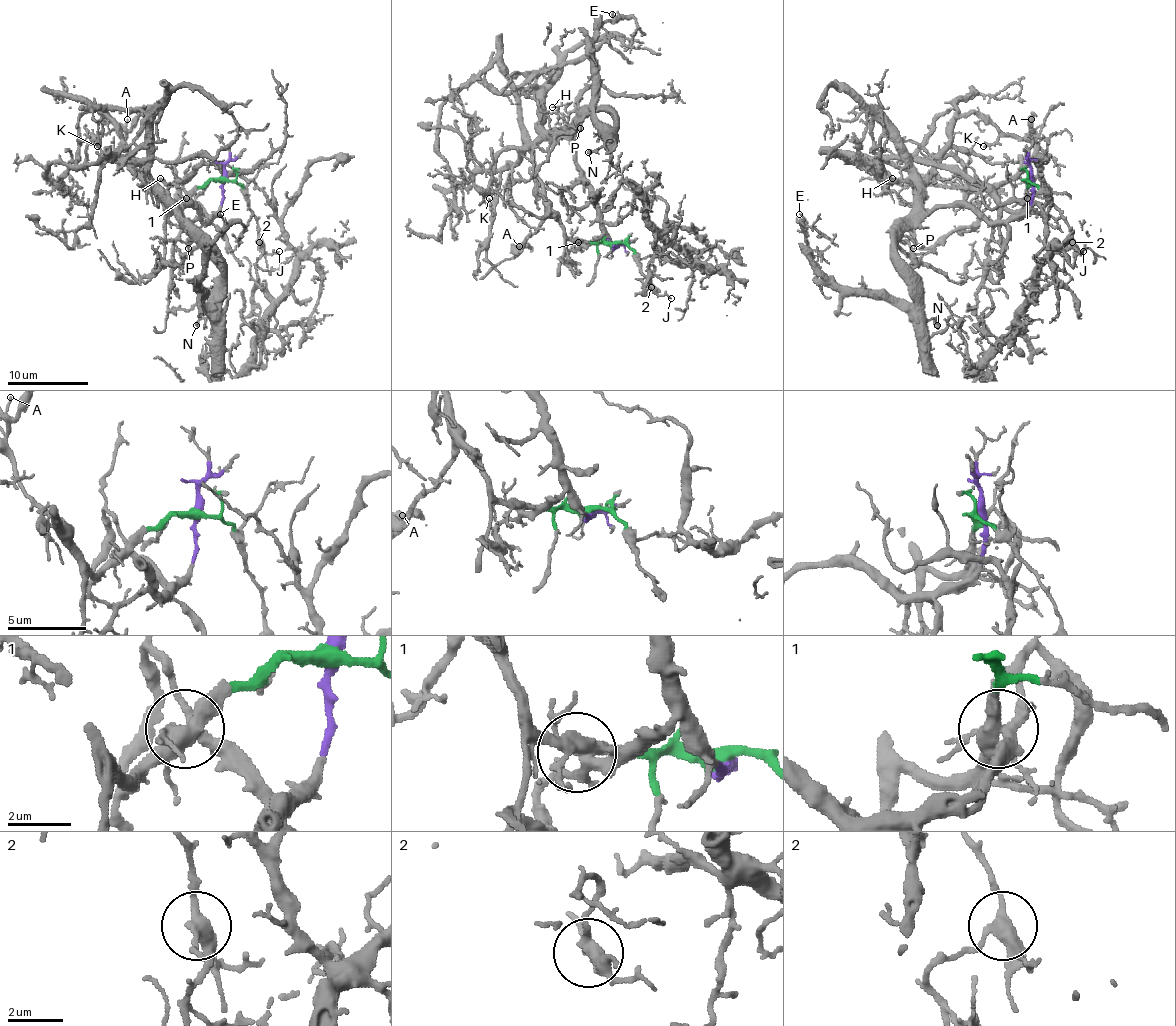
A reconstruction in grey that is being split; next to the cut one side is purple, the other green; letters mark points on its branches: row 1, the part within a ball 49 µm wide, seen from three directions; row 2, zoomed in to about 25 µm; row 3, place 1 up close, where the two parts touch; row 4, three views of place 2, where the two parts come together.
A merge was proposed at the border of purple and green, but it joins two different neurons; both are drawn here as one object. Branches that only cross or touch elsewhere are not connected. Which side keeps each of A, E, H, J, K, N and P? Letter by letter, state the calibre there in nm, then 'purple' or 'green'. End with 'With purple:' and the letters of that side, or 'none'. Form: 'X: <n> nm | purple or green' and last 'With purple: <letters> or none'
A: 130 nm | green
E: 90 nm | purple
H: 80 nm | purple
J: 130 nm | green
K: 200 nm | purple
N: 240 nm | purple
P: 110 nm | purple
With purple: E, H, K, N, P

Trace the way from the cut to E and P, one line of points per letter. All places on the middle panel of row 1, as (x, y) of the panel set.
E: (614, 245), (573, 137), (586, 116), (606, 110), (614, 127), (594, 120), (594, 31), (616, 21), (612, 15)
P: (614, 245), (600, 220), (596, 200), (575, 161), (573, 125), (580, 118), (580, 129)

